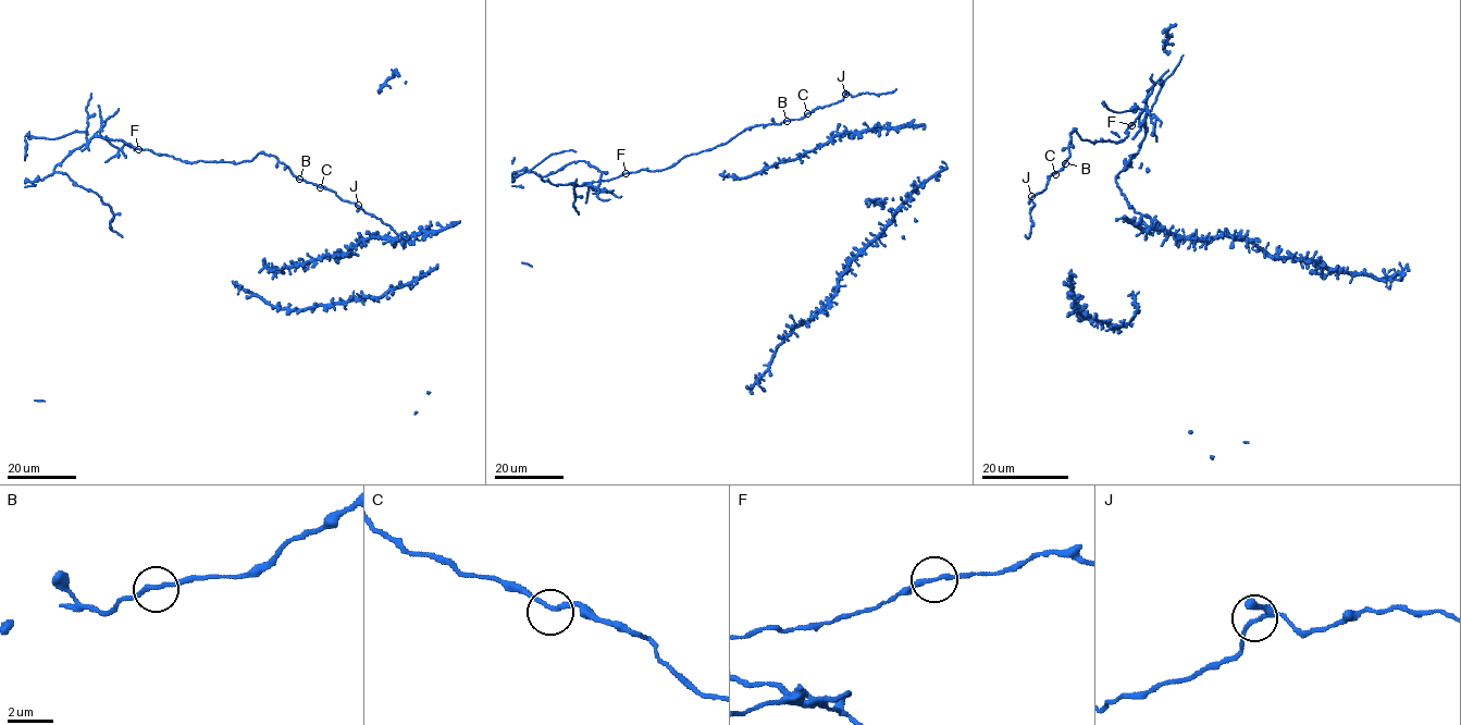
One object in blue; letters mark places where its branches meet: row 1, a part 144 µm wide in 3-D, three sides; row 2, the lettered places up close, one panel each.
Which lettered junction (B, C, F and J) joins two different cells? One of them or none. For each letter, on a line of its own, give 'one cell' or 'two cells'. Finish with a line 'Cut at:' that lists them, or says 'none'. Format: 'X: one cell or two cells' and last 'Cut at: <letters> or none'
B: one cell
C: one cell
F: two cells
J: one cell
Cut at: F

